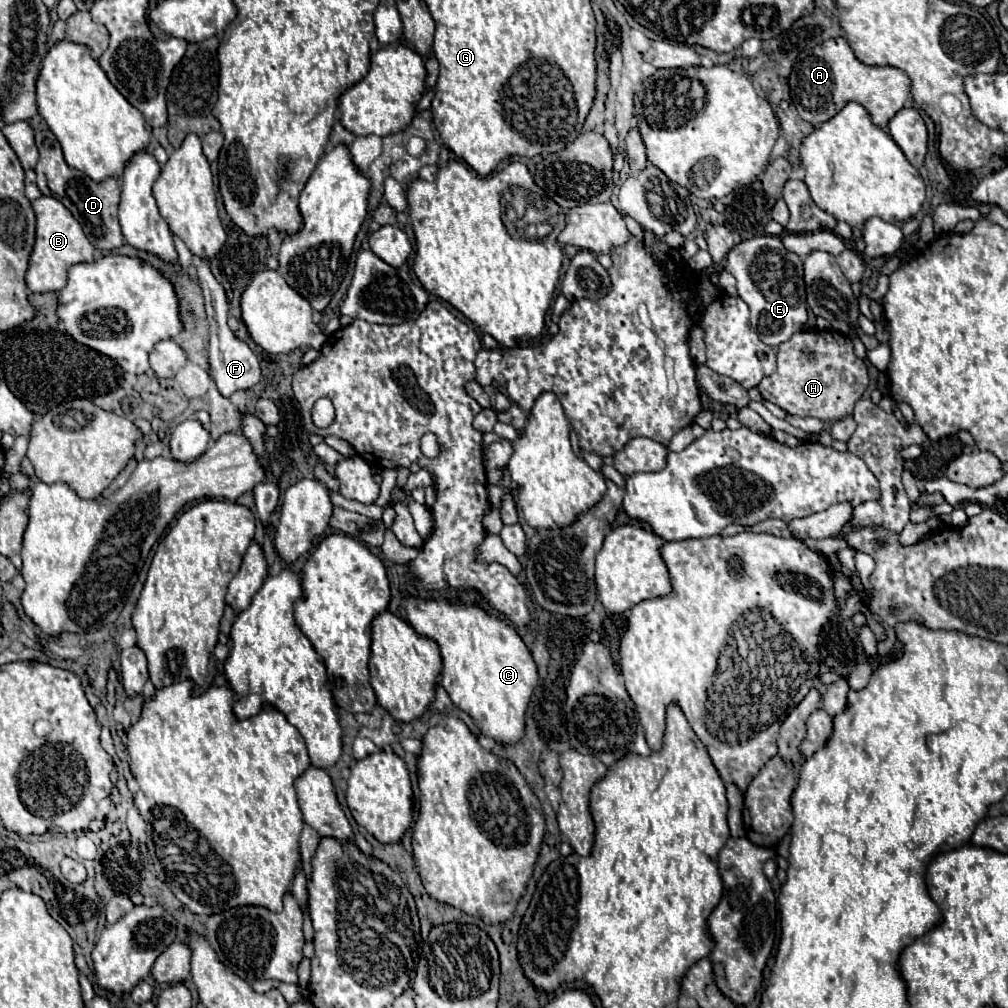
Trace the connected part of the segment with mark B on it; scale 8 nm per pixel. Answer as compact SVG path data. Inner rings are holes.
M43 195L33 201L33 211L37 217L37 235L35 235L33 253L29 257L29 269L25 275L27 289L31 293L61 291L67 283L67 269L77 263L91 263L95 249L87 241L75 217L57 199Z

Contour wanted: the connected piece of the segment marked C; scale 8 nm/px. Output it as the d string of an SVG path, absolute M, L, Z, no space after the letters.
M409 595L403 599L403 609L407 613L407 621L413 625L413 629L419 635L425 635L437 641L441 649L441 659L443 659L441 685L449 693L451 701L475 719L483 735L493 737L495 741L501 741L507 745L517 743L523 737L525 709L537 685L537 667L527 645L521 641L513 625L507 625L505 621L489 615L479 605L467 605L451 599L421 599L417 595Z

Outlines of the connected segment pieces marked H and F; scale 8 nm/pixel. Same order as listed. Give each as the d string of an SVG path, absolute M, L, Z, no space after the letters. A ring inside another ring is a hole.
M803 331L781 343L775 373L757 385L763 399L779 405L789 415L817 417L827 423L851 415L855 403L867 389L867 367L855 357L851 339L843 337L843 333L837 333L837 337L833 333L837 331ZM805 349L811 355L805 355Z
M193 255L193 265L197 269L199 275L199 283L203 289L203 297L205 297L205 313L207 313L207 321L209 321L209 333L211 333L211 343L209 343L209 365L211 365L211 375L213 381L217 383L217 389L223 397L233 397L233 393L237 391L247 391L253 385L259 383L261 379L261 367L259 367L259 359L255 357L255 353L249 349L247 343L239 341L235 337L235 333L229 329L227 325L227 297L225 297L225 289L221 287L221 283L213 277L213 273L209 271L209 265L205 259L195 257Z

